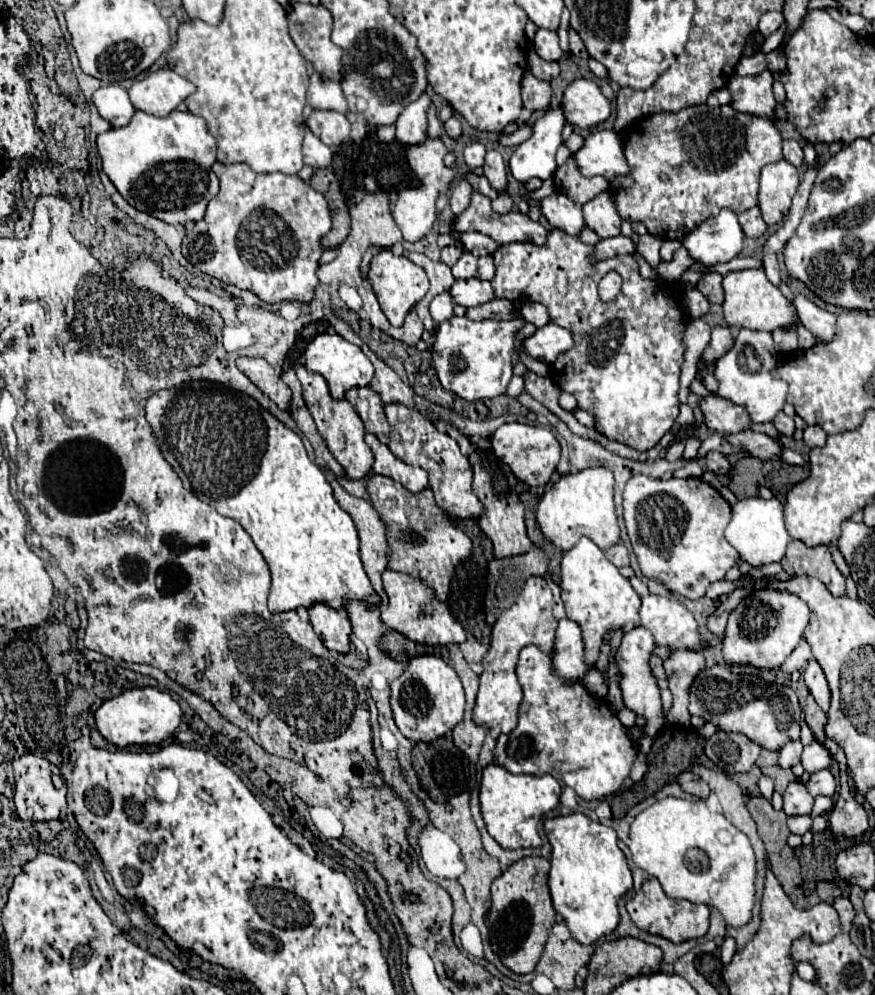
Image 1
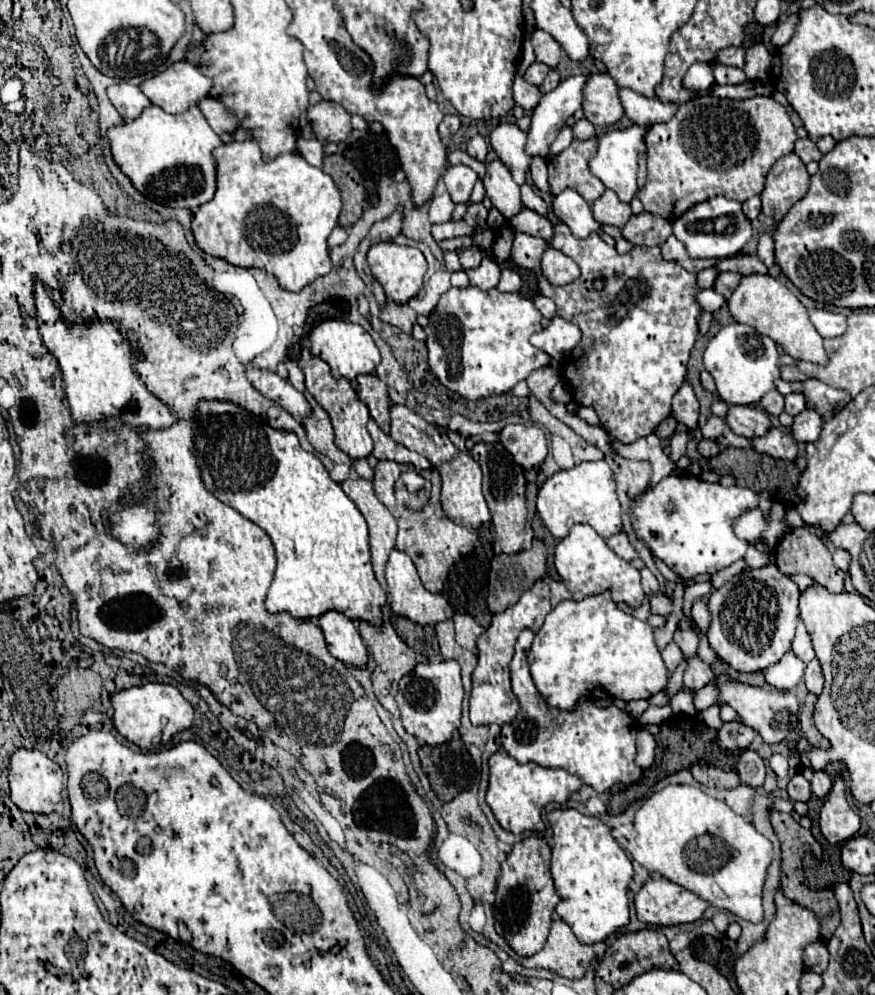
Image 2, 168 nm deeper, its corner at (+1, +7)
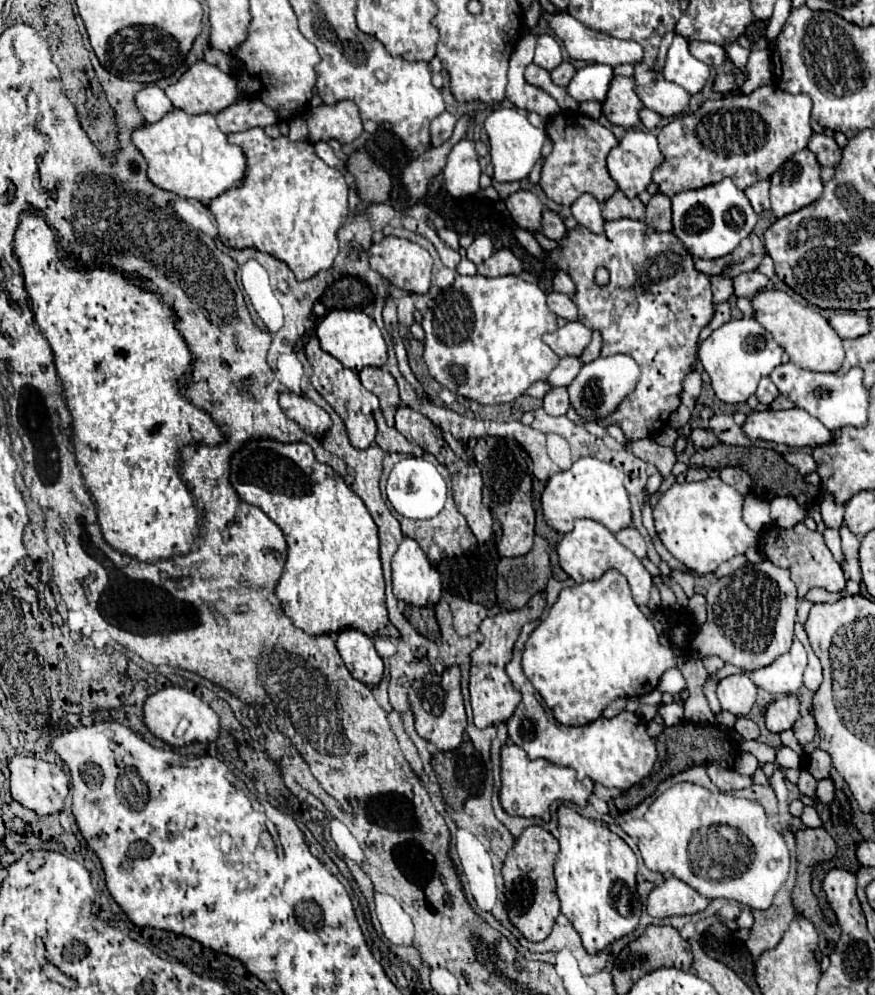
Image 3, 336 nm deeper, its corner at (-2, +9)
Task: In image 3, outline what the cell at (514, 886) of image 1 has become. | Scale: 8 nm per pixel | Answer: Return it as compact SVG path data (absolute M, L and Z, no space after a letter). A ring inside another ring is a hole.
M535 825L523 831L523 835L515 841L511 853L507 853L503 865L509 921L523 933L527 941L533 943L549 937L551 927L559 915L559 899L553 877L553 863L557 853L559 853L557 839L549 831Z

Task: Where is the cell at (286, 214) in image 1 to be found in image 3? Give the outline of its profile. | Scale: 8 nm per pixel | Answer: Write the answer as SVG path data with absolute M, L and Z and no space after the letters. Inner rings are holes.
M259 127L241 131L241 133L231 133L227 141L243 149L243 155L247 157L247 177L243 177L241 187L227 189L227 193L221 193L209 205L211 213L217 219L221 243L233 249L251 247L261 253L269 253L275 259L287 263L299 281L311 279L315 273L329 269L333 265L333 259L339 253L337 231L347 219L349 185L345 181L345 175L339 169L325 165L315 155L311 141L295 143L295 141L289 141L287 137L271 139Z

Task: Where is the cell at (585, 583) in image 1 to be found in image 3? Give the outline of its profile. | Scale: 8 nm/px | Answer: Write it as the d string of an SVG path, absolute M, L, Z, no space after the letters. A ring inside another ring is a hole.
M577 519L575 521L575 529L571 533L563 535L563 539L561 539L559 547L557 547L557 553L559 553L561 569L575 583L595 581L607 569L615 569L615 571L619 571L621 575L627 577L635 603L637 605L647 605L649 591L651 591L651 575L649 575L649 571L641 565L641 561L629 549L625 549L621 543L617 543L613 533L607 527L603 527L601 523L597 523L593 519Z

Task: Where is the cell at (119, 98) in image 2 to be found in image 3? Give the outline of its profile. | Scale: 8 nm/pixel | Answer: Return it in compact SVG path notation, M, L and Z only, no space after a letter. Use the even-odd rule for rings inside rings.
M149 83L143 89L139 89L135 93L135 107L139 109L139 113L143 115L143 119L147 123L155 123L159 121L167 111L173 109L173 103L169 101L169 97L163 93L163 89L159 89L157 85Z

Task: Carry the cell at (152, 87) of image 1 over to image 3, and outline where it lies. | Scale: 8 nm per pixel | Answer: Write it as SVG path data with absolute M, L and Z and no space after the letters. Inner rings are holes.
M195 61L177 83L173 83L165 89L165 93L171 99L173 107L177 107L185 113L195 113L195 115L197 113L219 113L221 109L225 109L227 105L231 105L233 101L237 101L241 97L241 93L237 91L235 79L229 73L221 71L215 65L209 65L205 61Z

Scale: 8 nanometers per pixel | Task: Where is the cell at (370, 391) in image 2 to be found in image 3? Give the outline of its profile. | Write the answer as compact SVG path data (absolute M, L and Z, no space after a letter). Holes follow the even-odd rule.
M365 367L359 373L359 377L361 377L363 387L379 397L381 411L383 411L387 425L393 425L393 415L399 405L399 391L397 391L397 383L393 375L381 367Z

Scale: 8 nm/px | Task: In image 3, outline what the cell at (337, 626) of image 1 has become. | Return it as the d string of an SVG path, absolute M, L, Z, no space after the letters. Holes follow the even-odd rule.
M341 629L337 633L337 651L355 679L373 687L383 675L383 661L373 647L373 639L357 629Z

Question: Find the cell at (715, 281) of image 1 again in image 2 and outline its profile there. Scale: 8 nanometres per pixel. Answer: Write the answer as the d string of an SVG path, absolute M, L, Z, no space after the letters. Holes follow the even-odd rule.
M720 273L718 279L716 279L716 283L714 283L714 291L720 293L720 295L724 295L728 299L734 293L734 289L738 287L740 279L742 279L740 273Z

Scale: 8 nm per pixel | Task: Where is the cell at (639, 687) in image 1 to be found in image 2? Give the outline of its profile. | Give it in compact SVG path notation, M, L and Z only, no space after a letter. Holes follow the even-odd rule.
M610 591L582 601L560 601L548 615L528 651L528 665L536 689L550 707L574 711L580 697L602 687L624 701L648 699L666 689L668 669L654 645L652 627L616 607Z

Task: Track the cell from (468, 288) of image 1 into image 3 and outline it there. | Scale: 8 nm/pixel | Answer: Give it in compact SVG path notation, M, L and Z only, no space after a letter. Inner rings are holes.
M507 249L493 253L487 261L477 266L477 273L483 277L503 277L503 275L519 275L521 261Z

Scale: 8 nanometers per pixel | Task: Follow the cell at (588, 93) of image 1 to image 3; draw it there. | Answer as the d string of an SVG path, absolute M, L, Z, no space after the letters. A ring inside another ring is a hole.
M613 77L607 97L601 103L603 115L613 125L623 125L625 129L631 129L639 123L639 109L643 107L641 99L633 91L633 79L631 77Z

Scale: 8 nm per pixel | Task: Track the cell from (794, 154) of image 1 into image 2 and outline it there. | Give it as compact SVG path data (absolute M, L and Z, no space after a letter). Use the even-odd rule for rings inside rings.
M798 139L798 141L796 141L796 149L794 149L794 153L798 153L800 159L802 159L804 163L820 161L820 157L822 157L820 149L818 149L816 143L810 141L810 139Z

